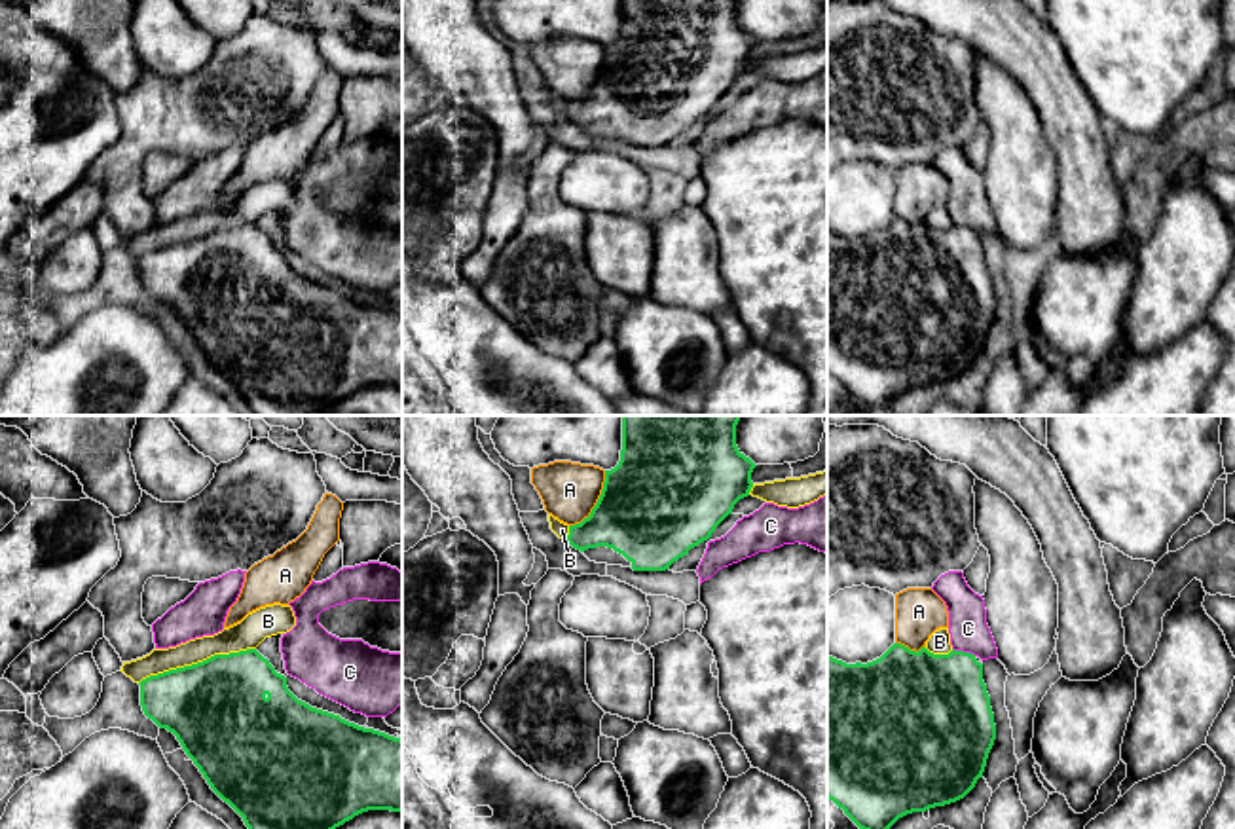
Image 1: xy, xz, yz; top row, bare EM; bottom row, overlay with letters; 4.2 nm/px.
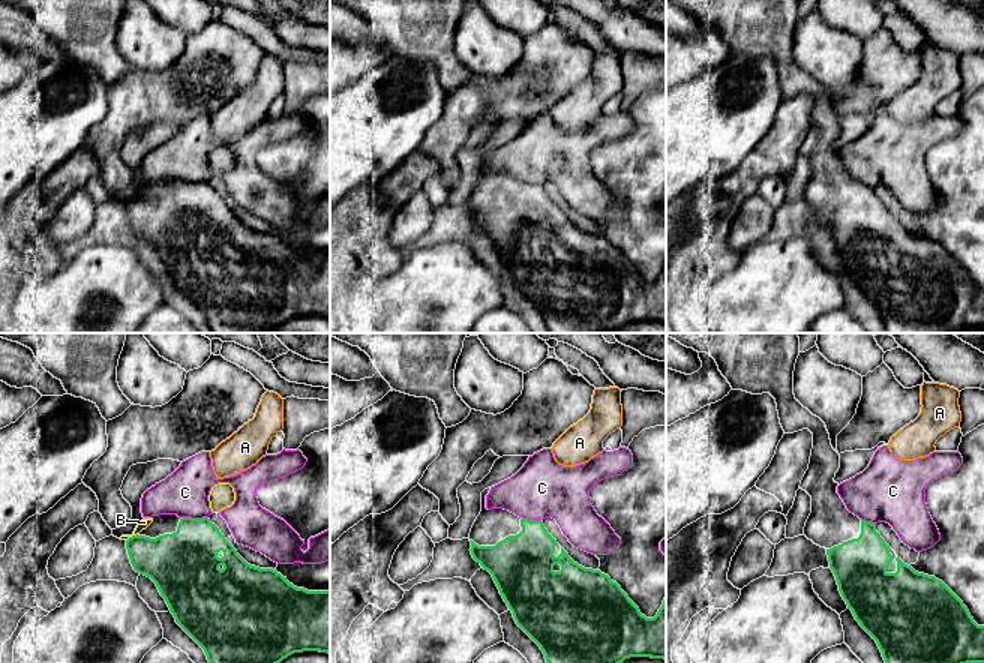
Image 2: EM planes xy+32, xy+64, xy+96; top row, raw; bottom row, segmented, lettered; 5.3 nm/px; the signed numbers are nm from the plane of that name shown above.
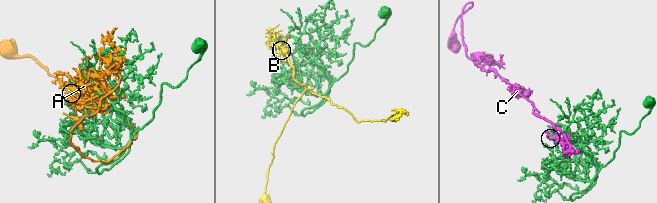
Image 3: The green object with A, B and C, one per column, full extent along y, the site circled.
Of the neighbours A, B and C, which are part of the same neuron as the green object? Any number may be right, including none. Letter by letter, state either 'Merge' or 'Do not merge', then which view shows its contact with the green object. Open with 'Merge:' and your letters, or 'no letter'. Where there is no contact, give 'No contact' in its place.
Merge: no letter
A: Do not merge. Touches green in xz
B: Do not merge. Touches green in xy
C: Do not merge. Touches green in yz

